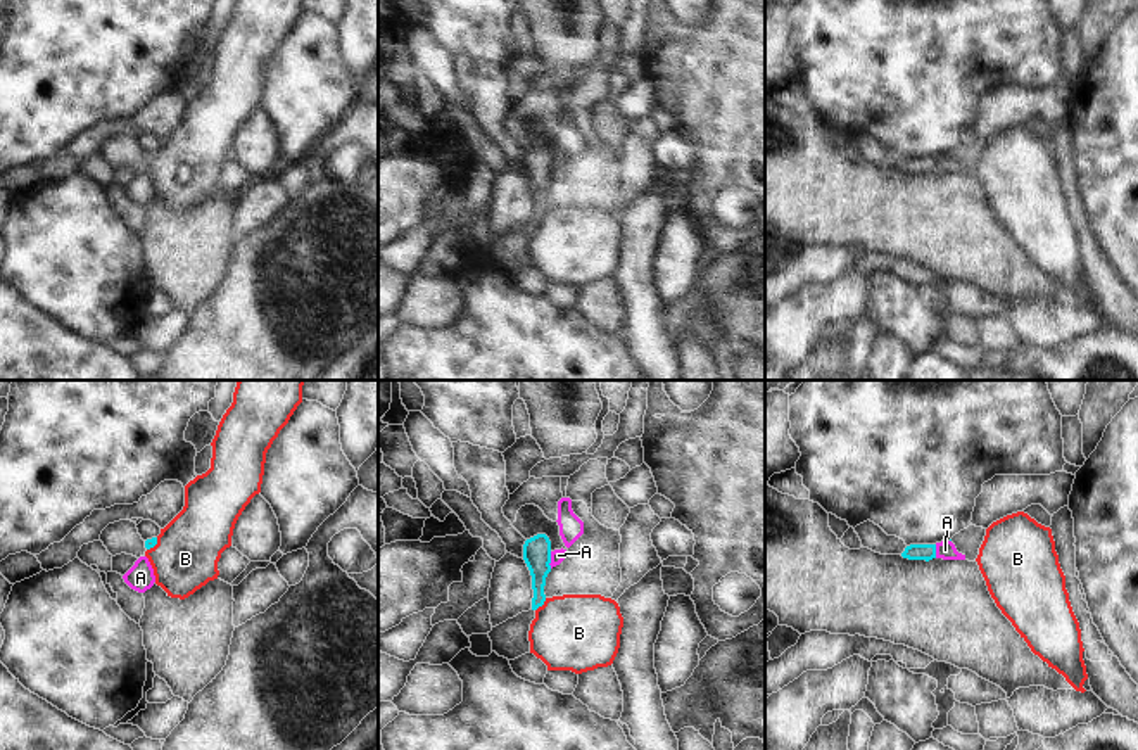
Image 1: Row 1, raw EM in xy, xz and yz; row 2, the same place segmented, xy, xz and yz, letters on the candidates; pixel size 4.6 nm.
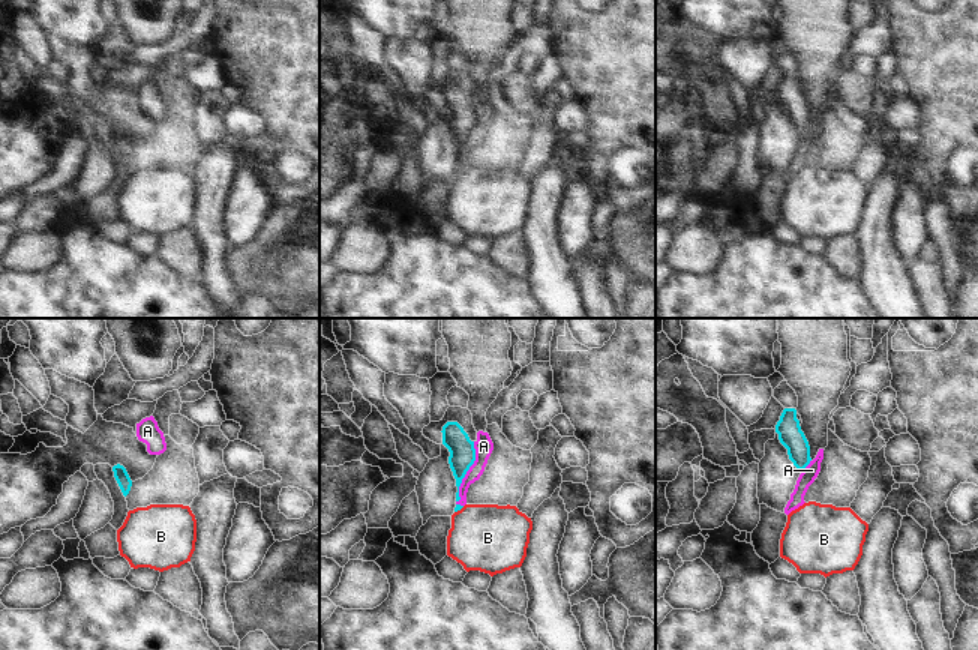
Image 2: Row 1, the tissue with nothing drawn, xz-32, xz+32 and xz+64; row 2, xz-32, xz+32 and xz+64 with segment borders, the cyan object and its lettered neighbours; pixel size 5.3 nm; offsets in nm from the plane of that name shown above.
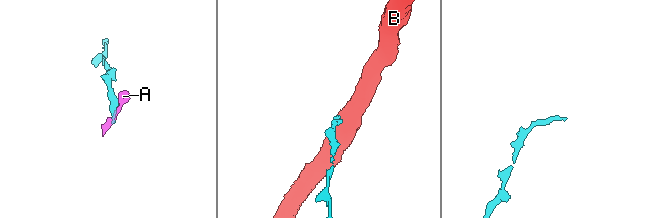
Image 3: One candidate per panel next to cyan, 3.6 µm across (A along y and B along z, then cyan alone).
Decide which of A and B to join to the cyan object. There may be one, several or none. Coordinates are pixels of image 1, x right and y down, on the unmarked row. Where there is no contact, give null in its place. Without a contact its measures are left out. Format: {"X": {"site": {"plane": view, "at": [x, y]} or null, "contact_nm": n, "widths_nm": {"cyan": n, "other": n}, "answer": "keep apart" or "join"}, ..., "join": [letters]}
{"A": {"site": {"plane": "xz", "at": [550, 173]}, "contact_nm": 80, "widths_nm": {"cyan": 130, "other": 60}, "answer": "keep apart"}, "B": {"site": {"plane": "xz", "at": [541, 218]}, "contact_nm": 80, "widths_nm": {"cyan": 130, "other": 360}, "answer": "keep apart"}, "join": []}

